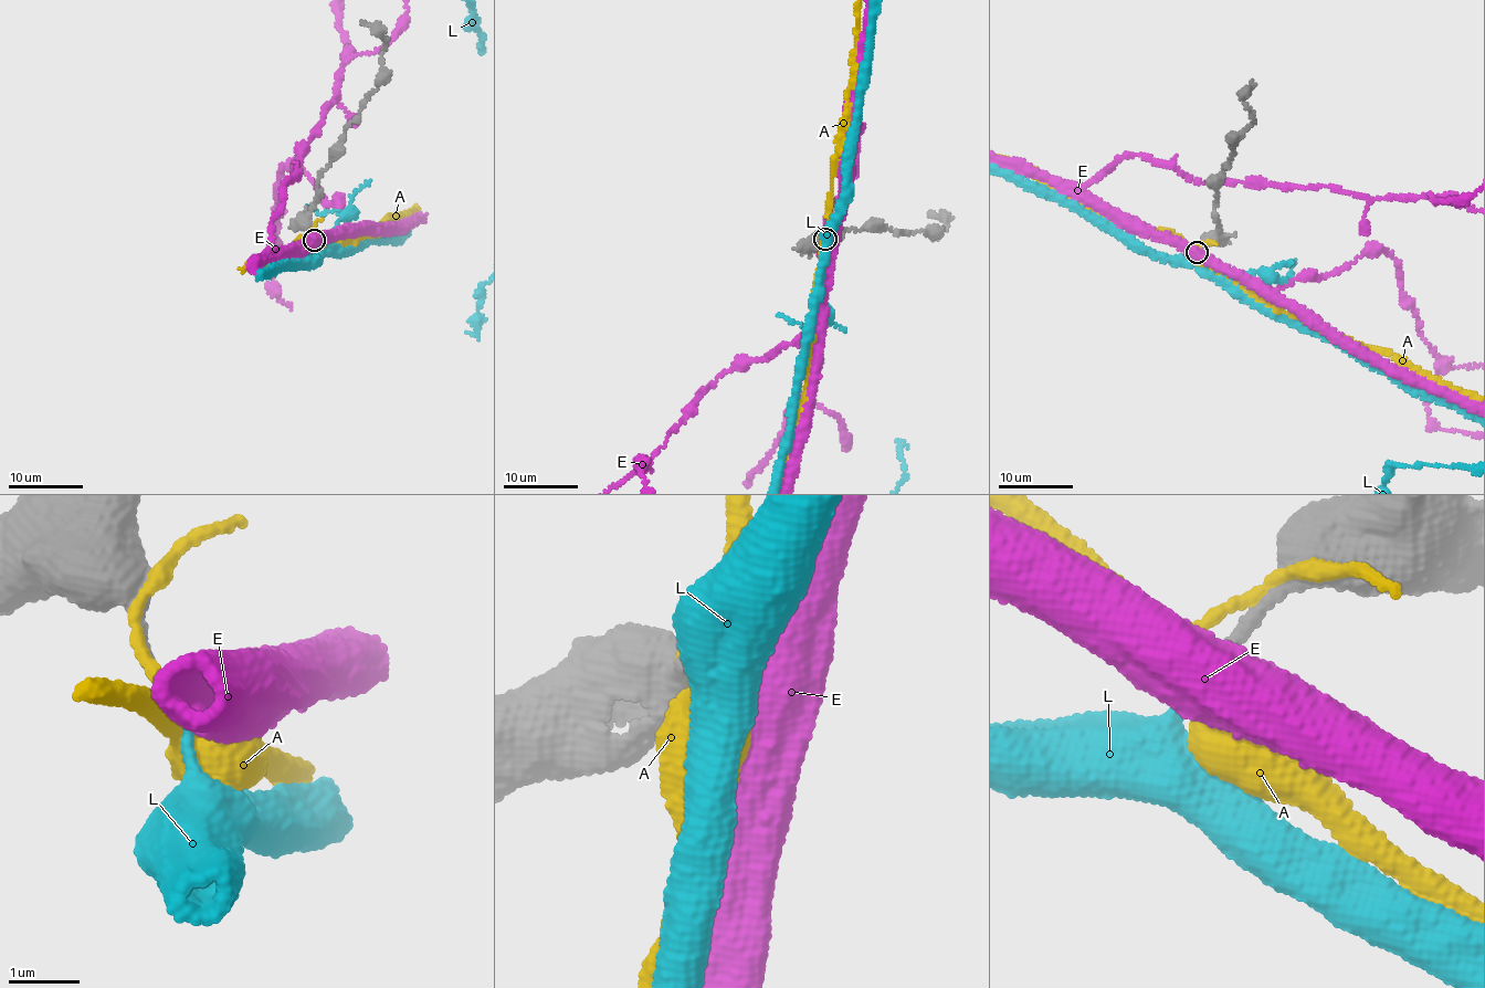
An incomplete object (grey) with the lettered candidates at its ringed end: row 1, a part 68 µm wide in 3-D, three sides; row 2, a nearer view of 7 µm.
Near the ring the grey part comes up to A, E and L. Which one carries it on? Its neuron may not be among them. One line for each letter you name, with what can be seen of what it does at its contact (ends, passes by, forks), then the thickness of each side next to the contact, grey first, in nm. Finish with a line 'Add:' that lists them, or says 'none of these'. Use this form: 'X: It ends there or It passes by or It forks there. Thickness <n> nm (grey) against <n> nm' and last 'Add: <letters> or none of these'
L: It ends there. Thickness 170 nm (grey) against 140 nm
Add: L

